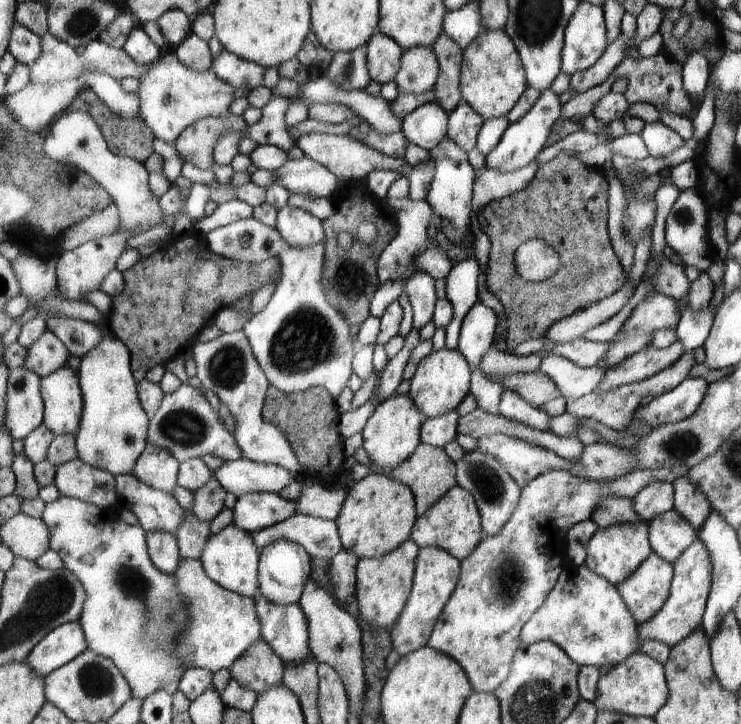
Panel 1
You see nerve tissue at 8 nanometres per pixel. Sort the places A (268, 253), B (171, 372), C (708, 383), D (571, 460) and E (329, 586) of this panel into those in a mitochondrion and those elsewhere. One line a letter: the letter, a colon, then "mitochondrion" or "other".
A: other
B: other
C: other
D: other
E: other

